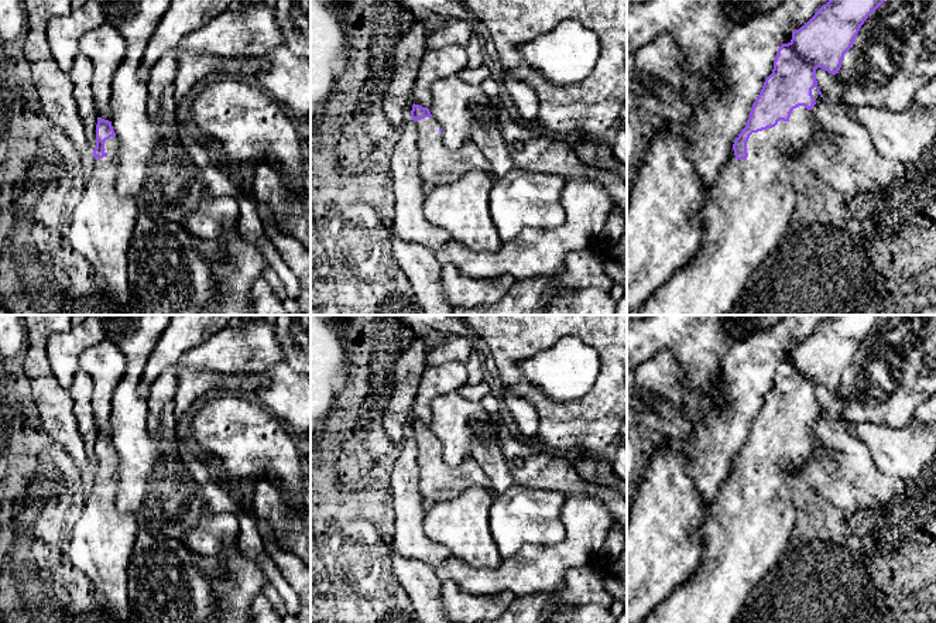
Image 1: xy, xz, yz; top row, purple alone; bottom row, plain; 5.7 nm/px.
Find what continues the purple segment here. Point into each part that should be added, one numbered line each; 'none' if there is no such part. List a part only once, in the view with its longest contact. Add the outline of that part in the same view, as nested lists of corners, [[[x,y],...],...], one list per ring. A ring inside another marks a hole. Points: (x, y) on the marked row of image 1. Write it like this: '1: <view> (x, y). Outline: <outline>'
1: yz (751, 204). Outline: [[[799,106],[792,110],[788,121],[779,120],[772,129],[752,133],[747,141],[748,157],[737,160],[733,154],[721,168],[712,188],[709,202],[700,212],[696,226],[702,229],[702,239],[690,261],[673,275],[635,315],[728,315],[743,298],[751,274],[778,247],[788,232],[796,205],[796,192],[791,175],[791,158],[785,146],[803,147],[813,130],[810,110]]]

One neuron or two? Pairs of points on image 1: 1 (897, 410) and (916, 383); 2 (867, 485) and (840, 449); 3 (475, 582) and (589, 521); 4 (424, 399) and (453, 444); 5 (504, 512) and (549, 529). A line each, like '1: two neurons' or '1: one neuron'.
1: one neuron
2: one neuron
3: one neuron
4: two neurons
5: one neuron

